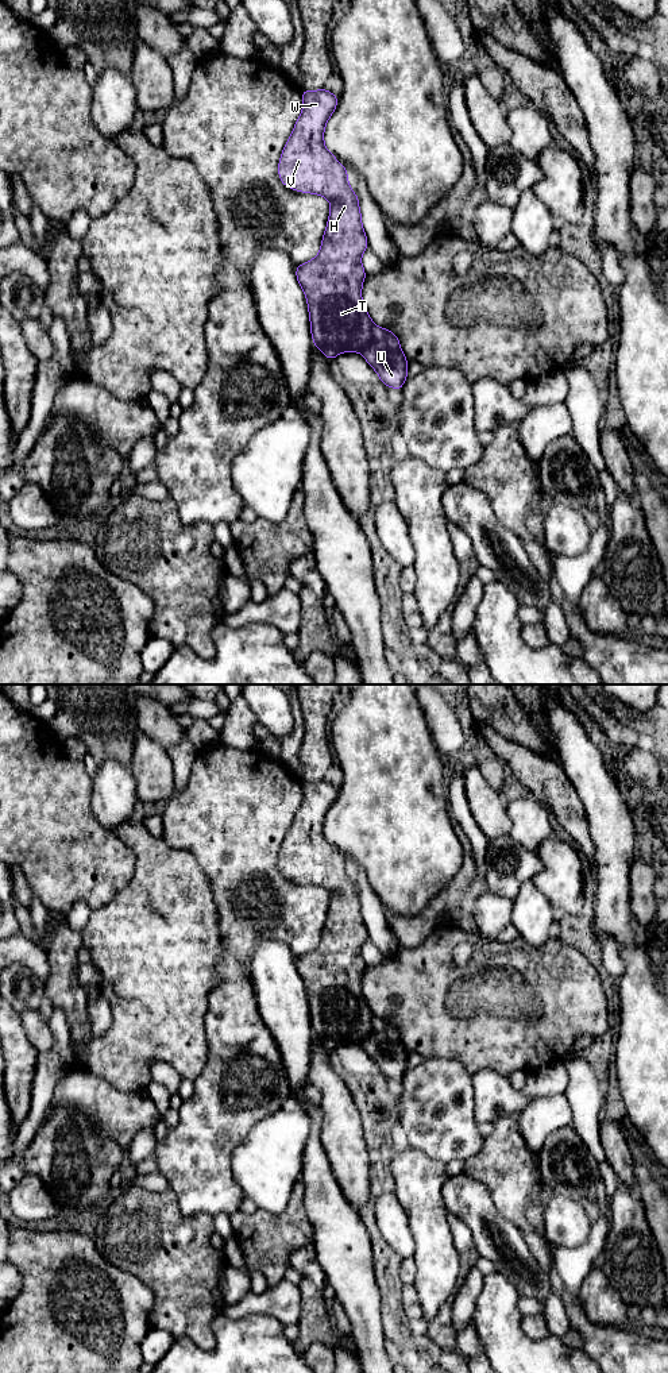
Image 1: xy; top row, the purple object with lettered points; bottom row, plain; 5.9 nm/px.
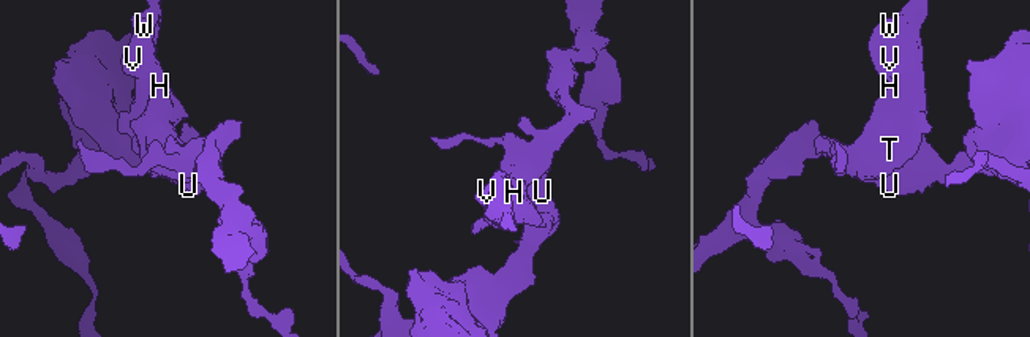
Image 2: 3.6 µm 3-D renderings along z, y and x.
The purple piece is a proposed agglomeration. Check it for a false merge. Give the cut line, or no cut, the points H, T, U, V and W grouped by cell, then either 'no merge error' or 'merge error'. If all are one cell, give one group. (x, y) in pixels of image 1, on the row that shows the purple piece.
no cut; H T U V W; no merge error

